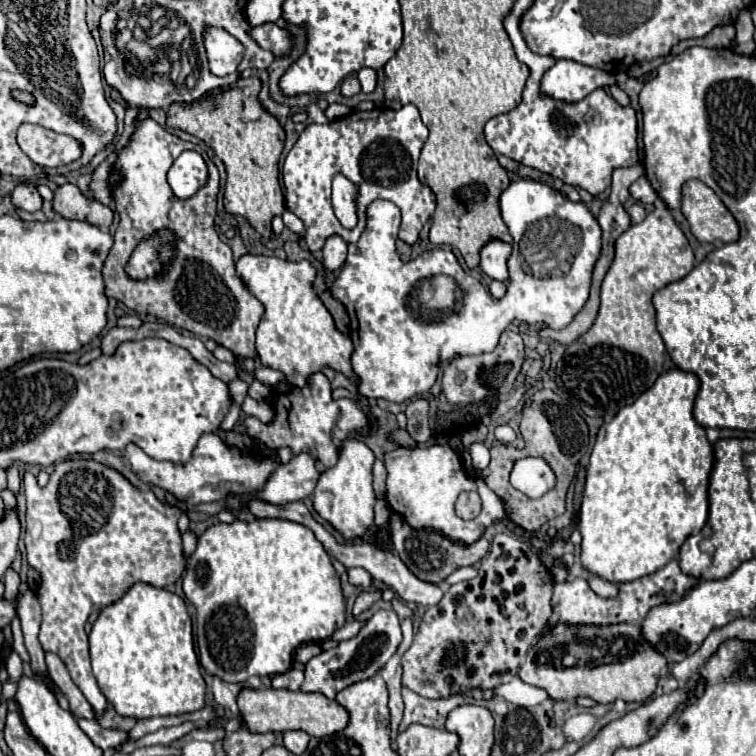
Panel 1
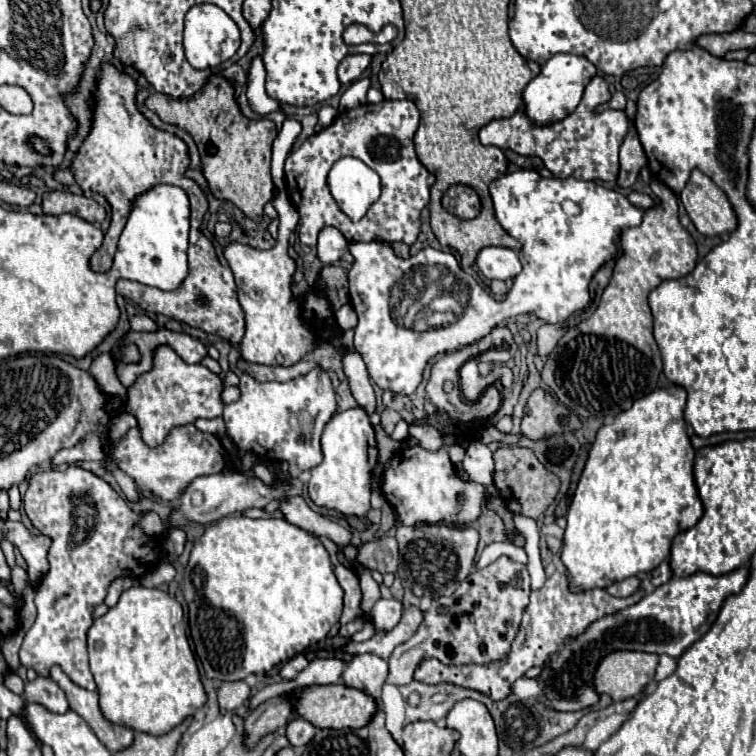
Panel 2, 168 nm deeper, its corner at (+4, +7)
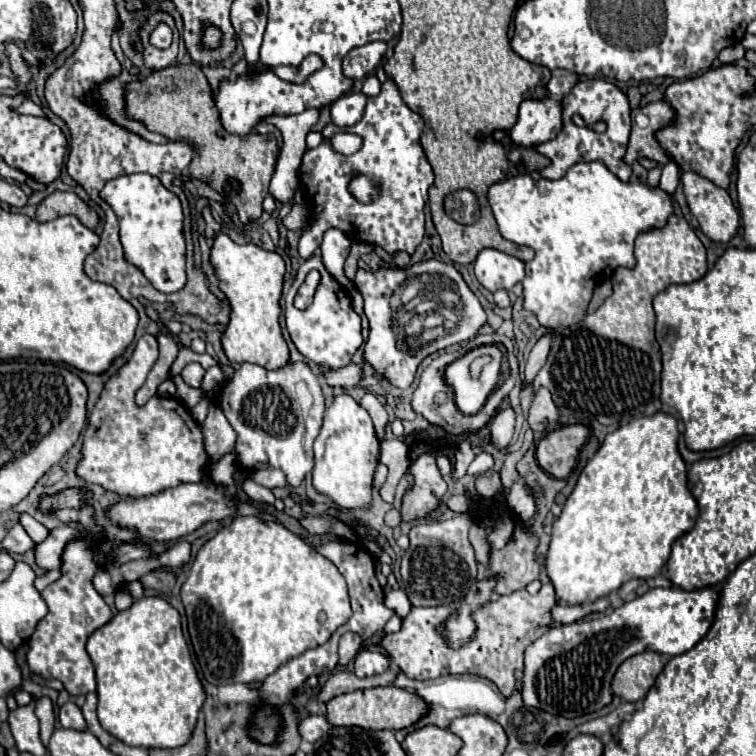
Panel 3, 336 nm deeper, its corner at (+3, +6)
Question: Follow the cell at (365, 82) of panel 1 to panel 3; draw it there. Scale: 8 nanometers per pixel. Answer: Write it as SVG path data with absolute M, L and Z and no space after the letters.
M362 92L344 94L342 98L338 98L338 100L330 106L332 122L334 122L336 126L342 126L342 128L356 124L356 122L362 118L366 100L368 100L368 98L366 98Z

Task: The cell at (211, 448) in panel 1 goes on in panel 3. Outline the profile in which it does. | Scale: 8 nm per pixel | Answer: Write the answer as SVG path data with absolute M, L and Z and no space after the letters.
M144 334L136 342L128 362L104 384L104 390L88 418L88 428L84 434L82 460L78 464L78 476L82 480L90 484L100 484L110 492L116 492L120 496L132 496L132 498L146 498L146 496L164 492L172 486L178 486L182 482L202 480L204 466L210 464L210 458L204 450L204 436L202 436L200 424L194 418L190 418L188 408L176 398L162 398L162 396L150 398L148 404L142 408L134 404L134 394L146 382L146 372L150 372L156 358L158 358L158 342L154 336Z

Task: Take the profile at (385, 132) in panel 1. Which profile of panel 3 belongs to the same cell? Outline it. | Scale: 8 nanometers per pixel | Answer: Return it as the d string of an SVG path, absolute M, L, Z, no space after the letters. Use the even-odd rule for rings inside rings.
M392 80L382 84L378 96L368 98L364 116L360 122L348 128L338 128L328 124L324 136L334 136L340 132L352 132L362 138L362 148L350 156L344 156L328 142L318 148L306 150L300 164L300 186L306 194L310 218L308 226L300 234L298 252L302 258L310 258L322 242L322 234L328 228L340 228L350 240L368 242L382 246L388 254L404 250L412 254L424 238L424 204L428 200L428 190L434 184L432 168L422 152L420 134L424 122L412 112L400 98L400 92ZM354 170L374 176L382 186L382 198L376 204L360 204L349 192L348 185Z

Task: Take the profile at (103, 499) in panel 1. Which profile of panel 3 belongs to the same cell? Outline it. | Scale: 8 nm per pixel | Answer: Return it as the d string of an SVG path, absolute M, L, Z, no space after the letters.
M66 488L56 494L42 494L38 510L48 514L52 512L62 522L80 522L80 538L74 538L66 544L62 552L62 564L60 572L62 576L46 586L42 590L42 598L48 604L48 614L38 622L34 634L28 640L28 666L34 674L38 674L44 680L62 680L64 688L70 694L88 694L96 690L96 678L94 678L94 666L90 662L90 656L86 652L86 640L88 636L106 624L112 618L112 612L106 610L104 598L94 590L92 578L96 570L100 568L98 558L98 546L108 540L106 532L94 522L94 508L90 504L84 504L84 498L92 498L90 490L82 488Z

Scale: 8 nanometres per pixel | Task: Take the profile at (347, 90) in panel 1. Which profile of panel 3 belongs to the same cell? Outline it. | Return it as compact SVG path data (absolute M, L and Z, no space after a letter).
M370 42L366 46L352 48L342 60L342 70L352 80L366 78L380 64L384 52L386 52L386 44L382 42Z

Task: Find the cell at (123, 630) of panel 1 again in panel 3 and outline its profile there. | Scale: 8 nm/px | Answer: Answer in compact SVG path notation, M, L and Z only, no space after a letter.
M140 598L128 610L118 612L108 624L90 634L86 650L96 668L98 682L98 720L106 732L130 746L142 748L178 748L190 738L198 712L206 700L198 680L188 644L182 634L180 614L164 598Z

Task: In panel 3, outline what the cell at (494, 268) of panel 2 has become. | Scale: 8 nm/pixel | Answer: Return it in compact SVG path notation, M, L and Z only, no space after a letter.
M484 248L474 262L474 272L486 290L510 290L524 278L524 262L500 250Z

